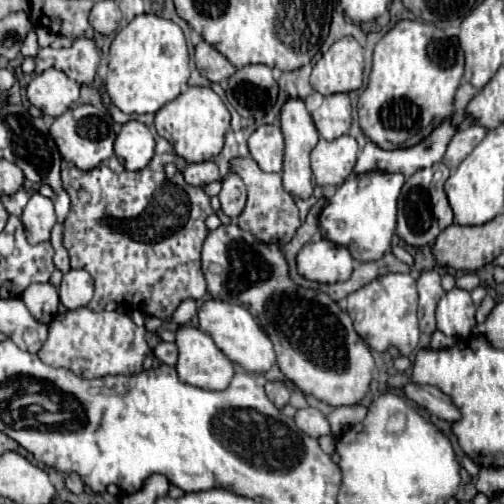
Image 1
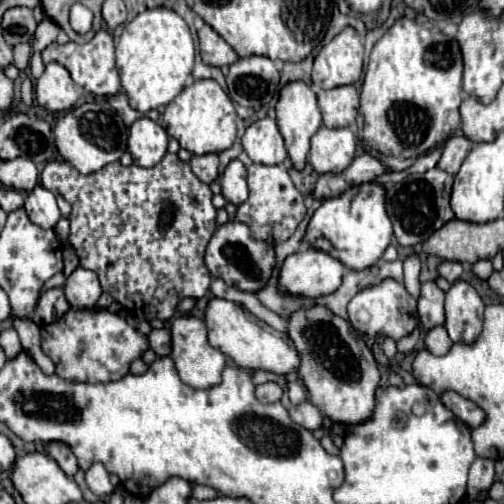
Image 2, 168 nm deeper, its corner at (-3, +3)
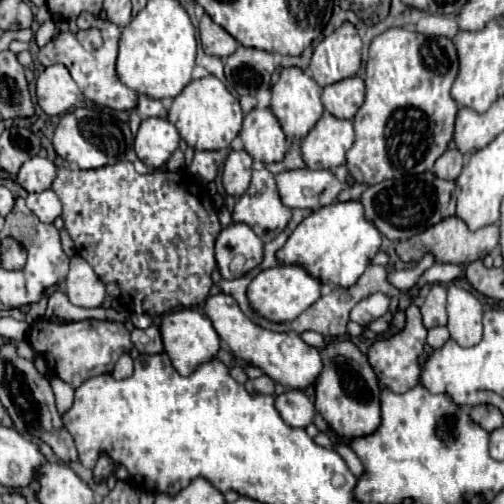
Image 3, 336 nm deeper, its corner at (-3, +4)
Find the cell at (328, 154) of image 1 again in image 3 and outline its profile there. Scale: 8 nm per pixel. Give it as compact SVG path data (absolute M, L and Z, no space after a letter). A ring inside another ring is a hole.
M324 112L312 130L302 138L302 158L308 168L334 170L340 164L346 164L346 152L352 142L352 122Z

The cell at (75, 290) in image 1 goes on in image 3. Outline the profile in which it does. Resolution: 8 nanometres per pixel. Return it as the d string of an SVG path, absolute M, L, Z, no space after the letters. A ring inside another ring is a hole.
M74 256L70 260L70 272L64 290L70 302L82 308L98 308L102 306L106 296L104 284L100 282L92 266L88 266L88 262L84 262L84 258L80 256Z

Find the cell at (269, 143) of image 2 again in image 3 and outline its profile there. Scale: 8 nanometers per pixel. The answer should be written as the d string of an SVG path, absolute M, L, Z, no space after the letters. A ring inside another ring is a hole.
M252 108L244 116L240 138L246 152L264 164L280 162L288 150L286 134L270 108Z

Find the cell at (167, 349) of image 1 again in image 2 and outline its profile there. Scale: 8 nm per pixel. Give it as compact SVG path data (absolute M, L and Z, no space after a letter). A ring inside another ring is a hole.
M154 329L148 335L148 339L150 339L150 349L156 355L160 355L160 357L170 355L170 351L172 351L172 339L170 339L170 331L168 329L158 329L158 331Z

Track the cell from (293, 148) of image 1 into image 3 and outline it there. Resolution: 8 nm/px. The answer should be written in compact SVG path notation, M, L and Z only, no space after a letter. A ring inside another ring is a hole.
M288 66L288 68L280 70L278 82L272 86L270 110L280 120L282 130L286 132L288 138L302 140L308 134L308 130L316 124L316 120L324 114L324 106L320 102L320 96L322 96L322 88L298 66Z

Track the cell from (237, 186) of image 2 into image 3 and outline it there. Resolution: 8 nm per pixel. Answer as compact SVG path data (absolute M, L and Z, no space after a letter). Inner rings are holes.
M232 150L222 172L222 184L226 192L234 198L240 198L248 190L250 178L252 178L252 156L246 150L240 152Z

